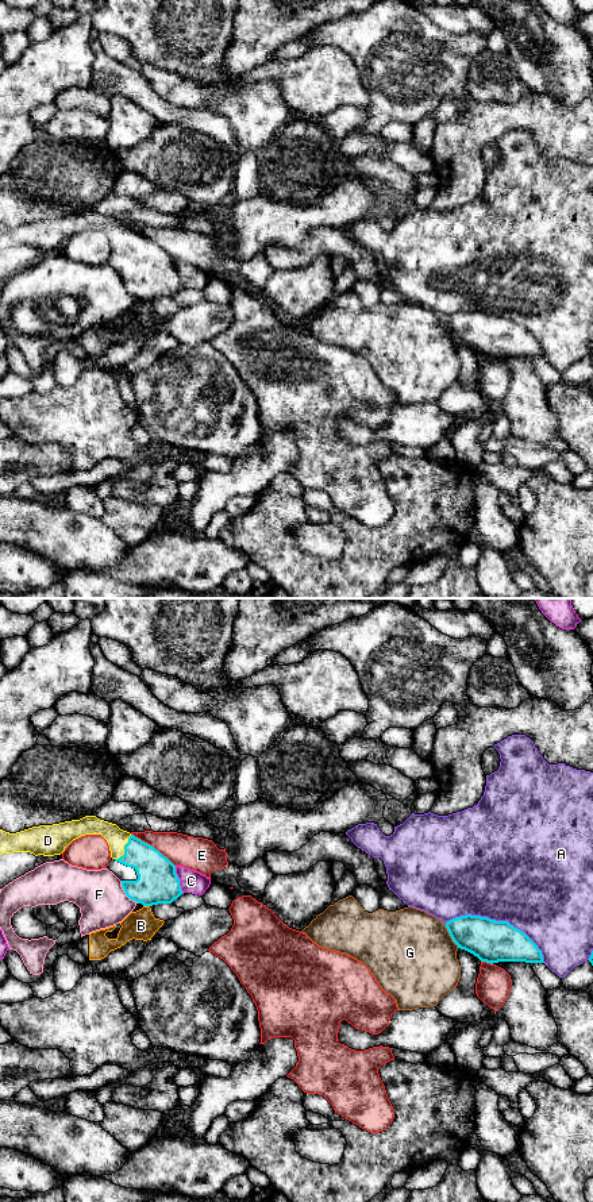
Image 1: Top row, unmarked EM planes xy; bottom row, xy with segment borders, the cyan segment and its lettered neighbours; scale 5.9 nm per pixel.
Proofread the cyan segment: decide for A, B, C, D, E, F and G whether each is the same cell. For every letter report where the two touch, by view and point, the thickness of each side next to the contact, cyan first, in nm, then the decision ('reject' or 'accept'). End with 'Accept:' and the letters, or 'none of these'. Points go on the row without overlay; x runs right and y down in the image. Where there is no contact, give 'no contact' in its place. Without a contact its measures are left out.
A: xy (499, 316) | 260/480 nm | reject
B: xy (146, 300) | 240/180 nm | reject
C: xy (178, 274) | 240/130 nm | reject
D: xy (124, 243) | 220/120 nm | accept
E: xy (151, 241) | 240/190 nm | reject
F: xy (126, 289) | 240/280 nm | reject
G: xy (450, 330) | 240/500 nm | reject
Accept: D

